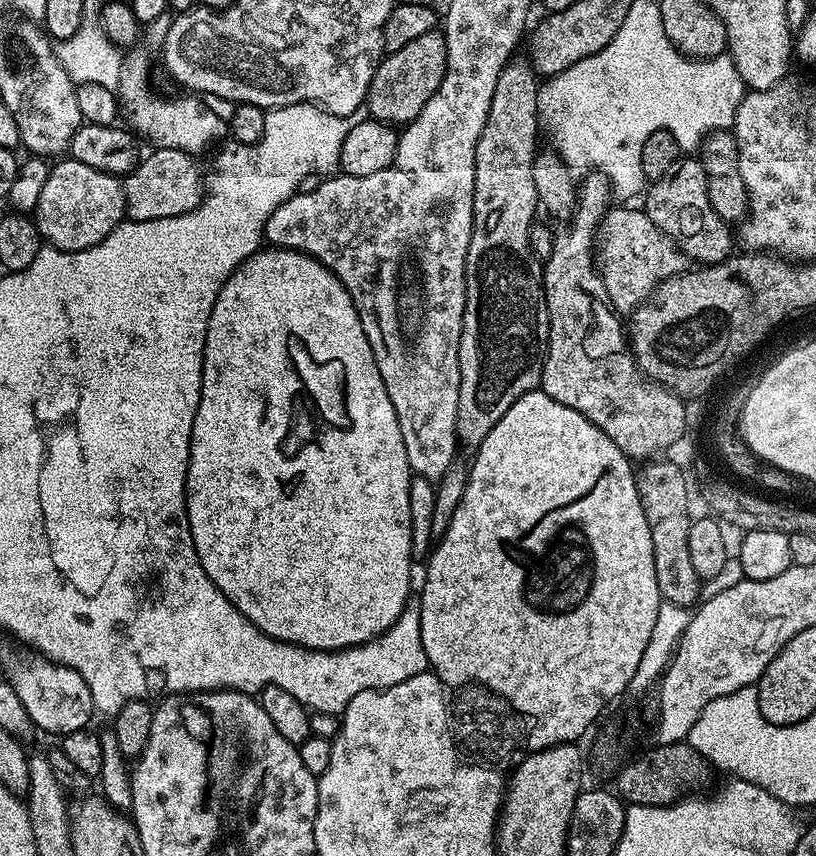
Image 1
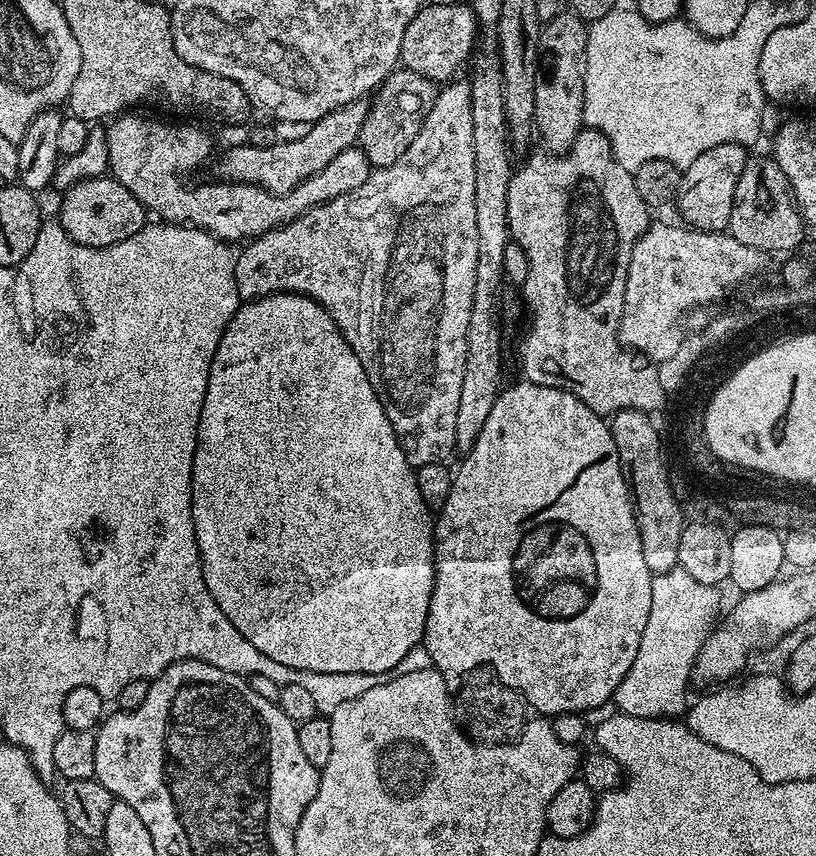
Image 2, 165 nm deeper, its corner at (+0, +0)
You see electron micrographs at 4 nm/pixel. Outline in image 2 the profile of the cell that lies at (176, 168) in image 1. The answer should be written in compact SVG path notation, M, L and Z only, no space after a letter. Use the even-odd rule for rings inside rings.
M355 100L341 108L335 108L321 120L308 127L306 134L297 140L280 140L272 146L254 146L241 142L237 148L228 148L216 164L221 181L229 184L256 184L276 196L284 196L294 190L306 178L326 170L326 166L342 150L353 147L359 141L360 131L366 122L369 105L364 100Z

